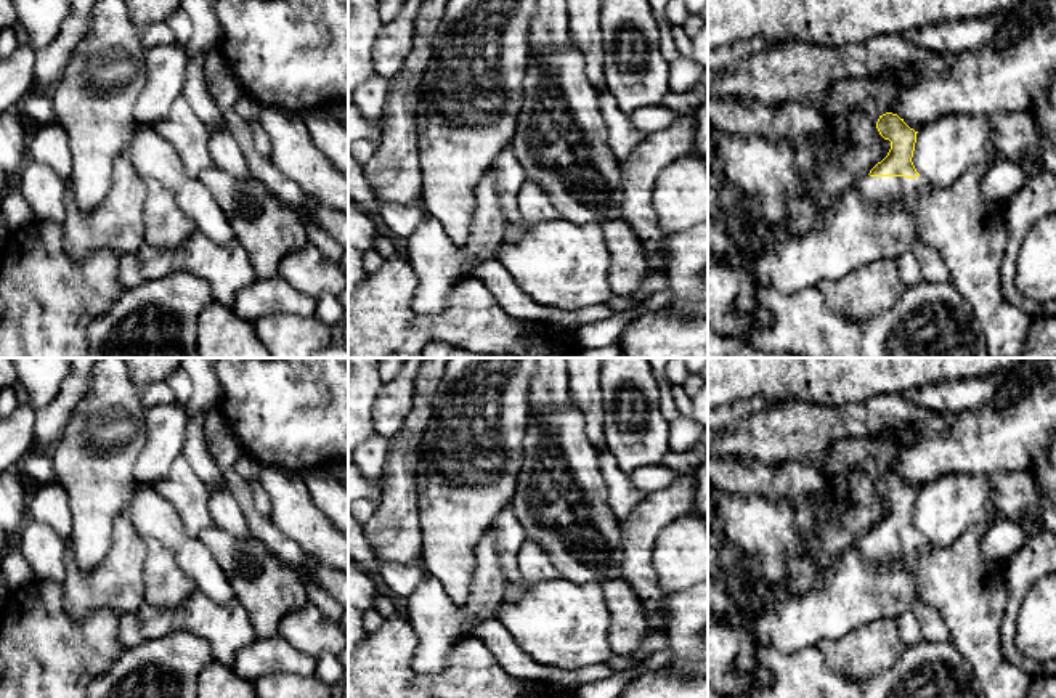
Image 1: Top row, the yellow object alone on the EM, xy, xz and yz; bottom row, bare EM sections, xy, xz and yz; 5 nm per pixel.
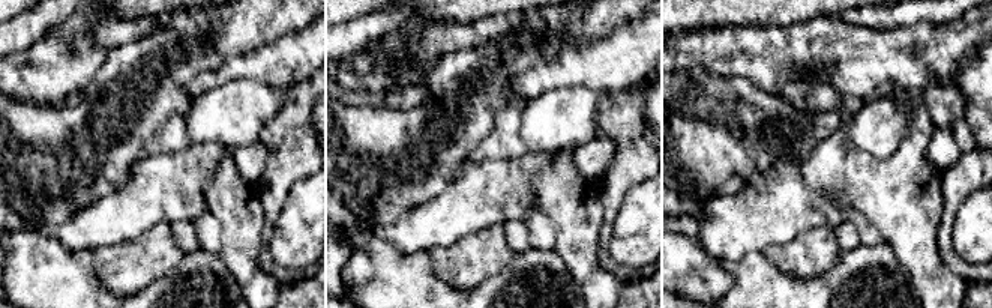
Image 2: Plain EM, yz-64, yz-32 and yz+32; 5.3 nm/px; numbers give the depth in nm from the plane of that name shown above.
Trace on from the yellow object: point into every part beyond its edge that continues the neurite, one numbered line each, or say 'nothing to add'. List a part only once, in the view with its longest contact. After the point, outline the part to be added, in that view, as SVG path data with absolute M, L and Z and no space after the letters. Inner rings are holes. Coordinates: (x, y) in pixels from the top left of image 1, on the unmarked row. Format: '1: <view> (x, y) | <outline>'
1: yz (968, 591) | M993 521L977 523L947 547L929 544L921 534L863 536L857 549L870 568L884 570L891 563L913 573L920 602L936 608L950 631L950 640L969 664L973 680L984 698L1026 698L1032 677L1006 661L1001 648L1001 623L1006 610L1005 562L989 562L981 554L981 541Z

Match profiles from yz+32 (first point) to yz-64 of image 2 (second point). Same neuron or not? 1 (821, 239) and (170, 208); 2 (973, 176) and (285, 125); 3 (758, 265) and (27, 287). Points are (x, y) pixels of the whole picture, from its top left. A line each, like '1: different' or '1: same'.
1: different
2: same
3: same

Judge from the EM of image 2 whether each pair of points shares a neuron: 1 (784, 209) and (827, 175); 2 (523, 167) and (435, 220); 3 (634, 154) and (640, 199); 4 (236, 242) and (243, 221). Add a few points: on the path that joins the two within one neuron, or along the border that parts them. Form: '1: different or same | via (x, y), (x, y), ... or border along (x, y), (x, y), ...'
1: different | border along (800, 167), (808, 187), (839, 190), (844, 194)
2: same | via (502, 188), (482, 194), (456, 212)
3: different | border along (646, 179), (629, 190), (617, 212)
4: same | via (240, 238), (240, 226)

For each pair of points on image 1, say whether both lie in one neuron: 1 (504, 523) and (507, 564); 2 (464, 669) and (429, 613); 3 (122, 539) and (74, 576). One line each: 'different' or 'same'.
1: same
2: different
3: same

